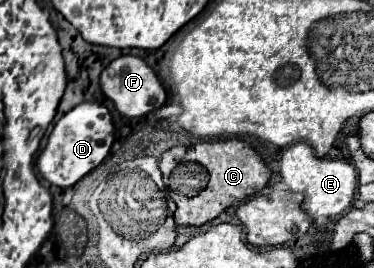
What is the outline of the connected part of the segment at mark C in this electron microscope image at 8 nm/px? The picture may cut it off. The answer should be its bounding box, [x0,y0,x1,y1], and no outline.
[160,138,272,226]

